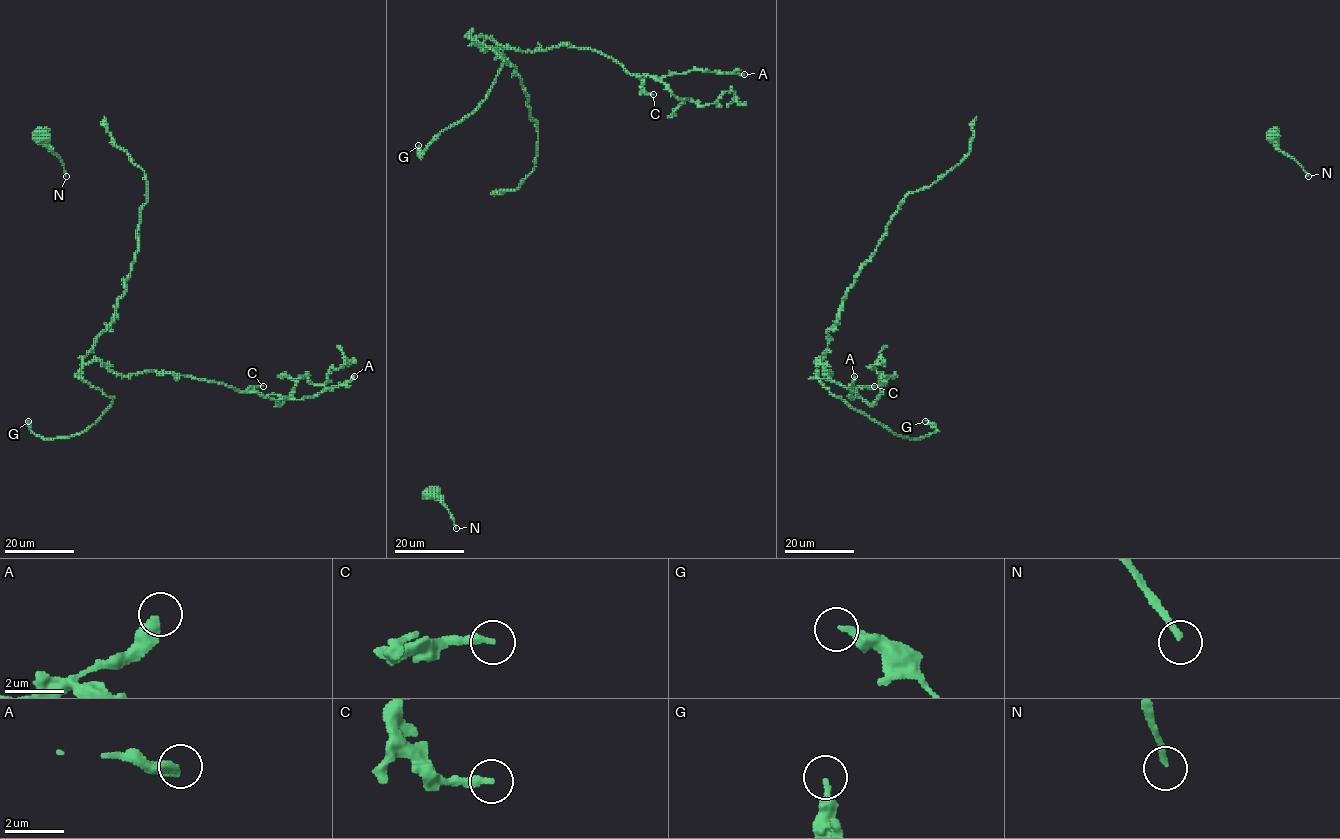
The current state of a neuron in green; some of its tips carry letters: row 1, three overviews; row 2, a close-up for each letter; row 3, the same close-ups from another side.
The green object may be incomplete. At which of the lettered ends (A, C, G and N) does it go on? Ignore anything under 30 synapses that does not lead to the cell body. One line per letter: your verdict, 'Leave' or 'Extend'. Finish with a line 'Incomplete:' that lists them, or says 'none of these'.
A: Leave
C: Leave
G: Leave
N: Extend
Incomplete: N

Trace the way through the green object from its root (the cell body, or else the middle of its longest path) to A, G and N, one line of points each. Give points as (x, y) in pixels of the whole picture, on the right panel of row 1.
A: (1271, 135), (976, 119), (969, 153), (905, 198), (843, 300), (817, 362), (859, 396), (851, 399), (854, 376)
G: (1271, 135), (976, 119), (969, 153), (897, 209), (817, 368), (831, 394), (895, 434), (937, 430), (925, 421)
N: (1271, 135), (1269, 139), (1294, 159), (1308, 176)

